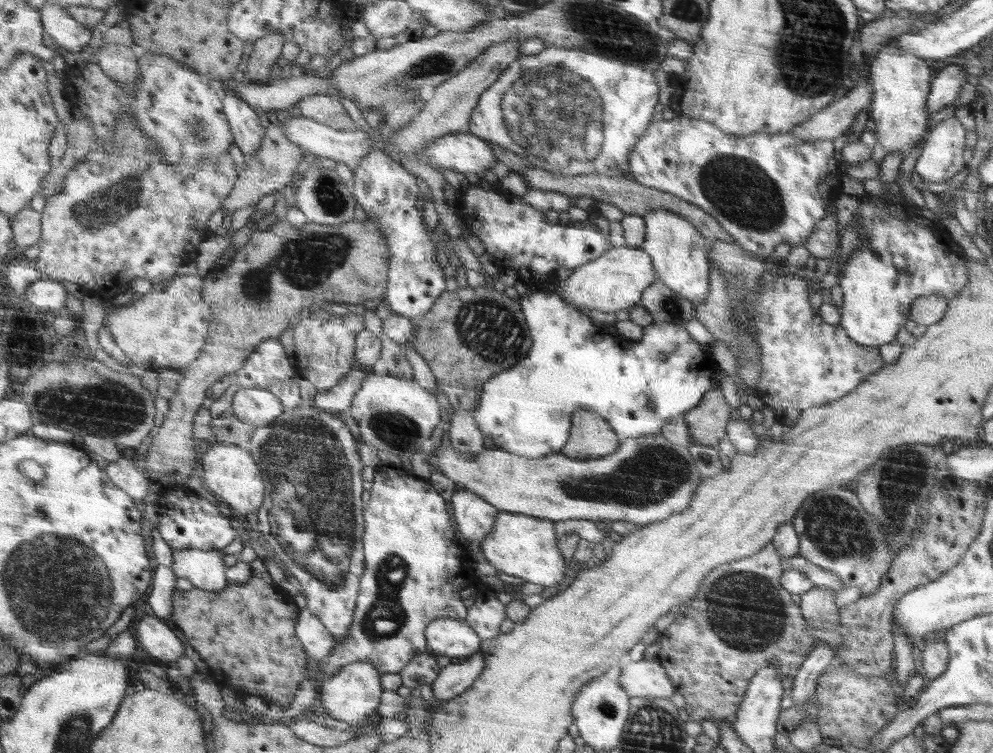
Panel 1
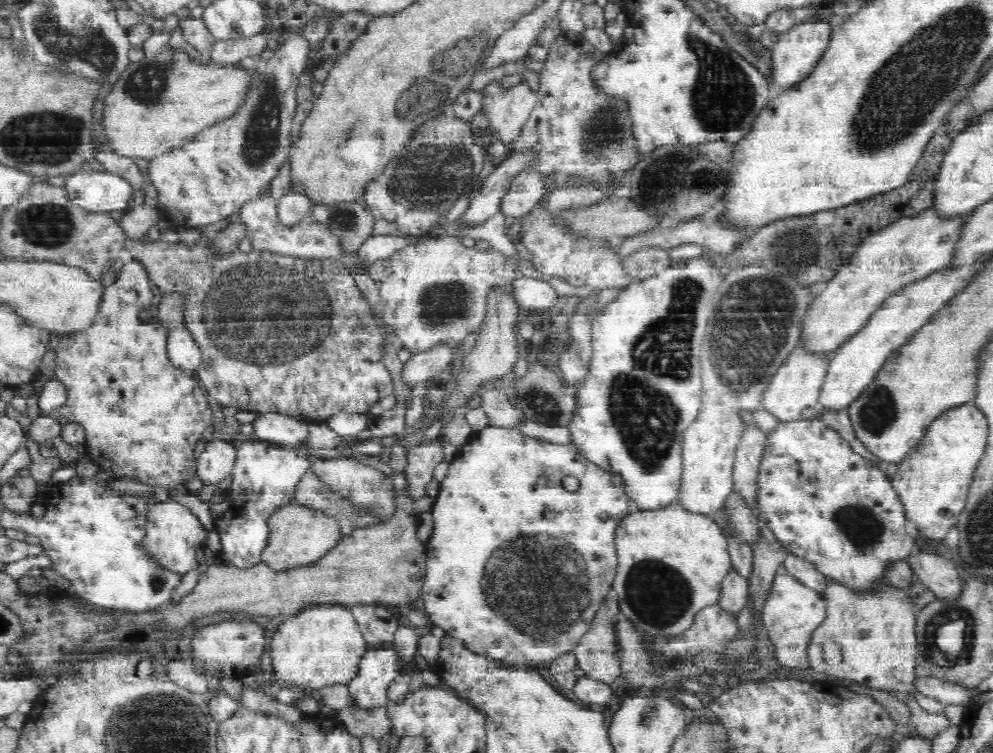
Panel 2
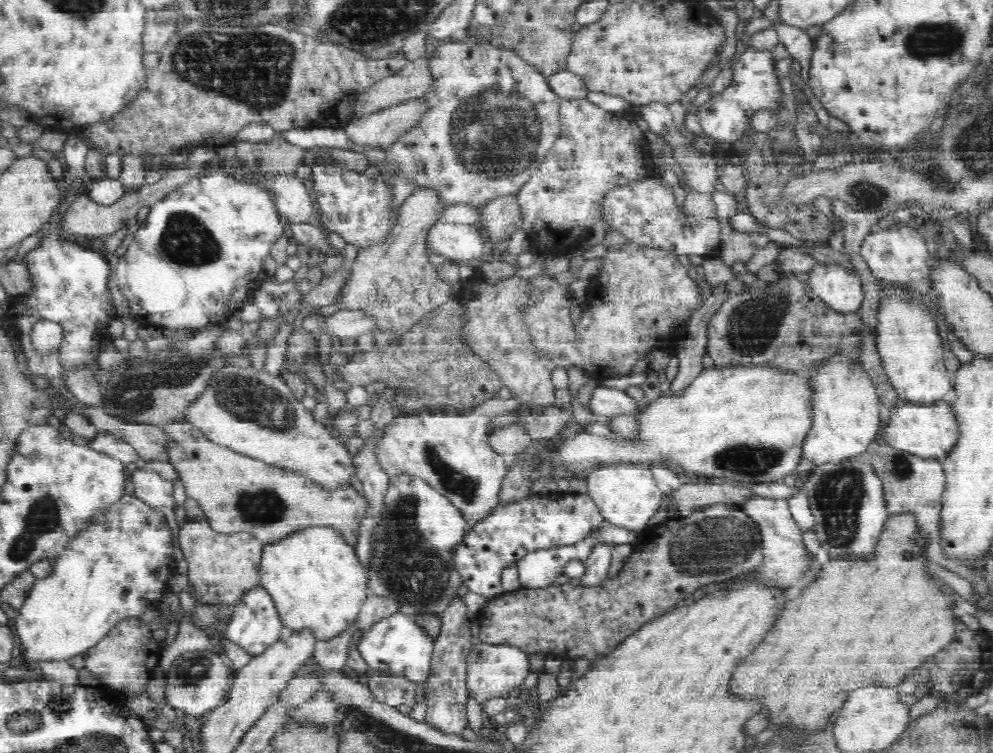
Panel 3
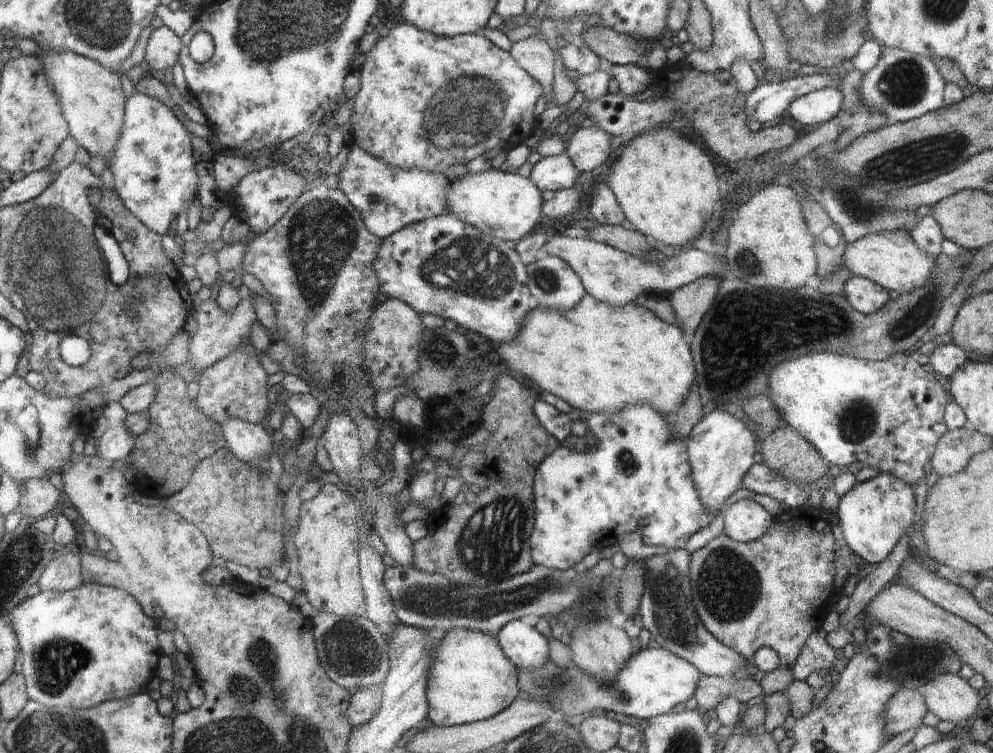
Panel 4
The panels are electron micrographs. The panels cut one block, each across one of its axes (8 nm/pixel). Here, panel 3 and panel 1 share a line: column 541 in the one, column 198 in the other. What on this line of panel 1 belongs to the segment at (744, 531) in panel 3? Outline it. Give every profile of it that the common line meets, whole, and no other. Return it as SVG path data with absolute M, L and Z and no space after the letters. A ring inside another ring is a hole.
M253 576L246 584L232 584L226 591L216 593L199 587L190 591L178 590L174 597L173 620L184 632L189 644L200 653L222 684L237 692L259 695L271 707L288 708L296 700L296 692L306 681L315 681L316 665L297 635L298 613L302 604L296 604L280 586L268 584Z

